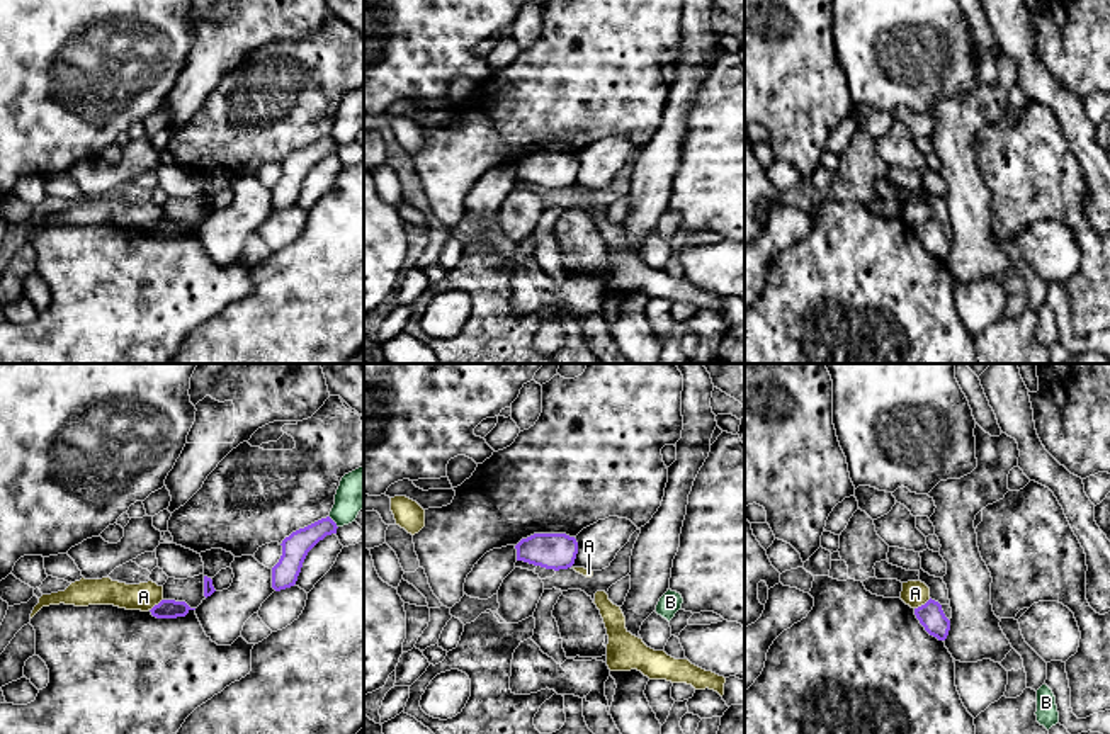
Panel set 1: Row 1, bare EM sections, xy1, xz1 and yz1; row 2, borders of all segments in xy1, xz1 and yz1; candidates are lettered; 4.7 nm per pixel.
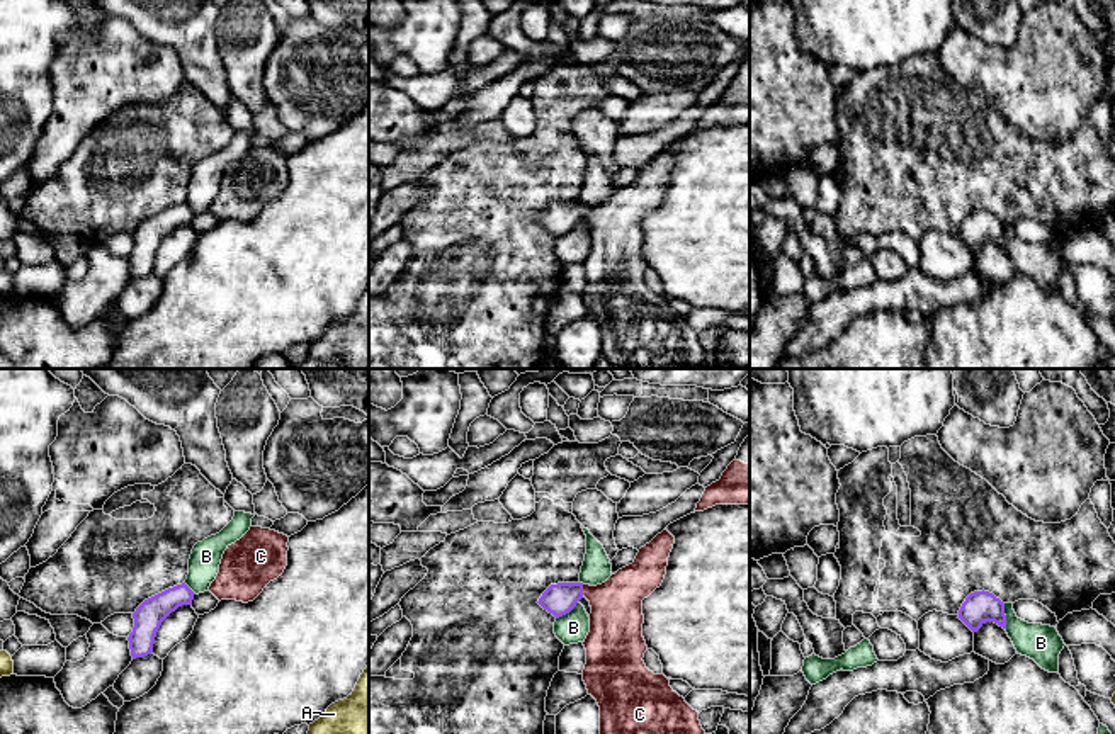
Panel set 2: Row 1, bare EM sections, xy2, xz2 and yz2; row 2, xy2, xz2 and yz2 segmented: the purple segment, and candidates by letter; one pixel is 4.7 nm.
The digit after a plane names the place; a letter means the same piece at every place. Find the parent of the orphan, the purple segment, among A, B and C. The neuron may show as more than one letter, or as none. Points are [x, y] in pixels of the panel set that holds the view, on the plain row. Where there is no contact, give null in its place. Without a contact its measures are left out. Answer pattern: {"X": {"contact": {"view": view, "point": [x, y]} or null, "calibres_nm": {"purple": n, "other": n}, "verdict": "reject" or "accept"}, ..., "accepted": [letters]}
{"A": {"contact": {"view": "yz1", "point": [922, 225]}, "calibres_nm": {"purple": 120, "other": 130}, "verdict": "reject"}, "B": {"contact": {"view": "yz2", "point": [1005, 237]}, "calibres_nm": {"purple": 160, "other": 180}, "verdict": "reject"}, "C": {"contact": {"view": "xz2", "point": [582, 209]}, "calibres_nm": {"purple": 150, "other": 260}, "verdict": "accept"}, "accepted": ["C"]}

